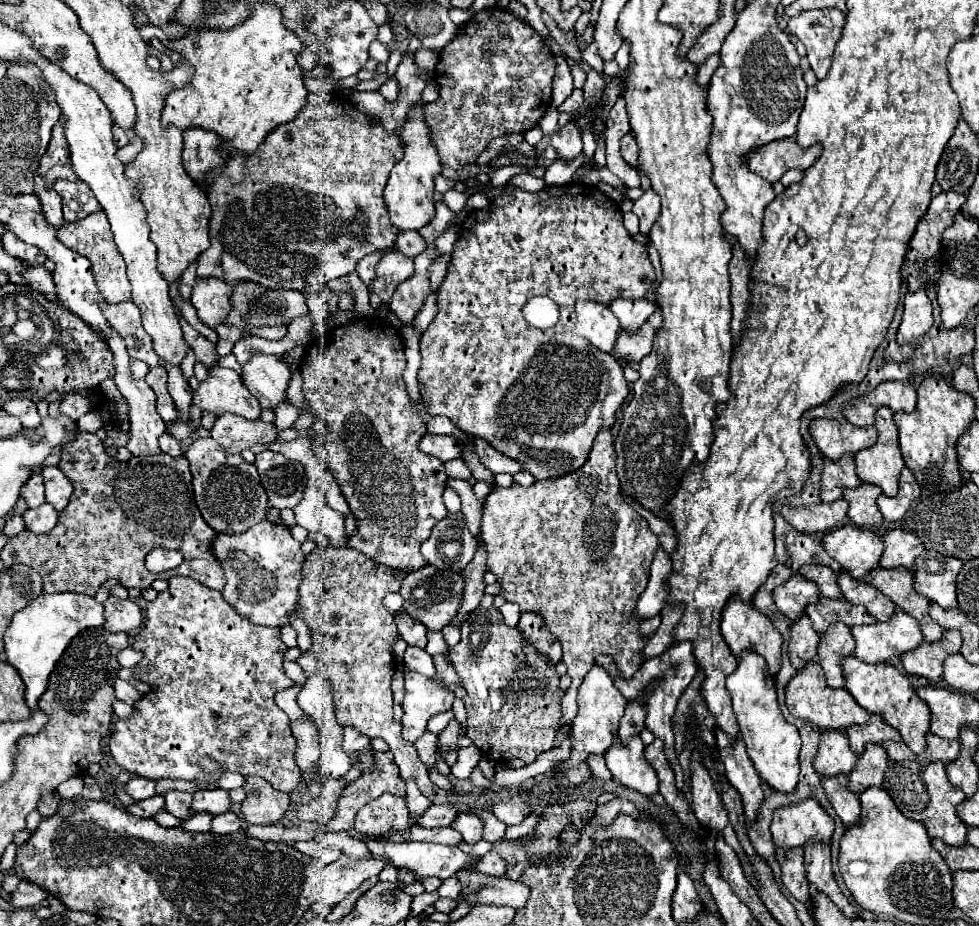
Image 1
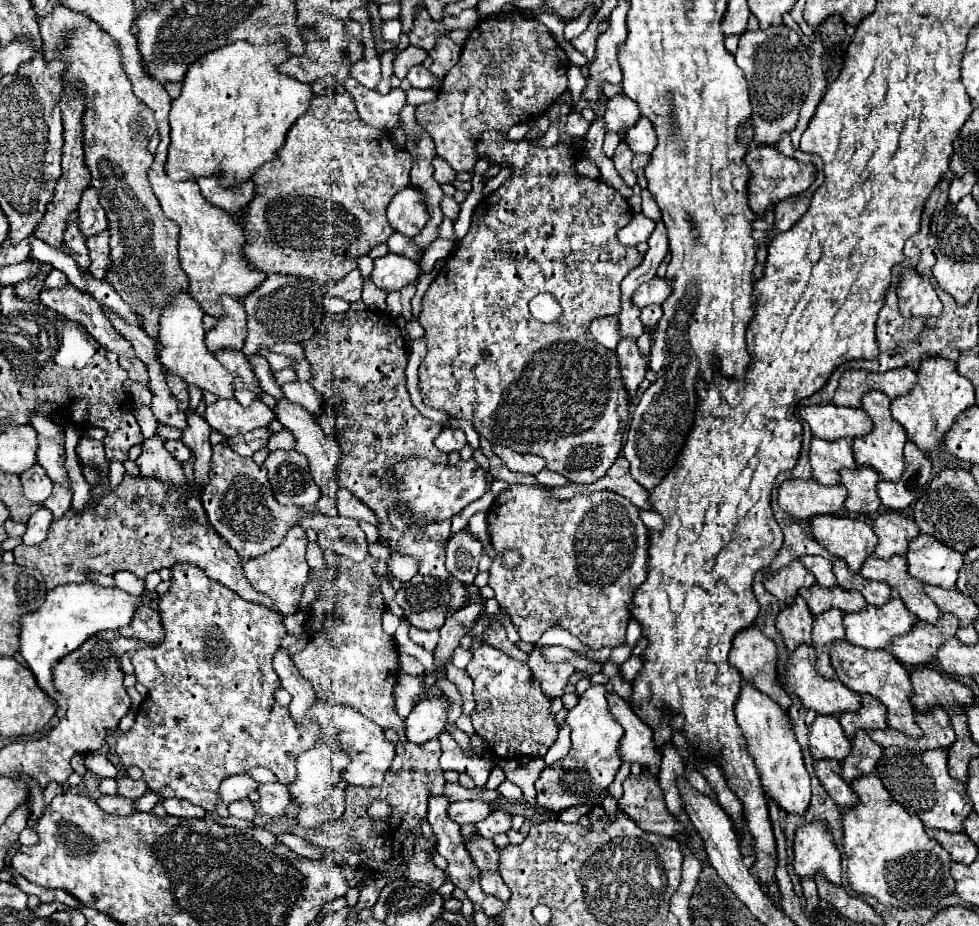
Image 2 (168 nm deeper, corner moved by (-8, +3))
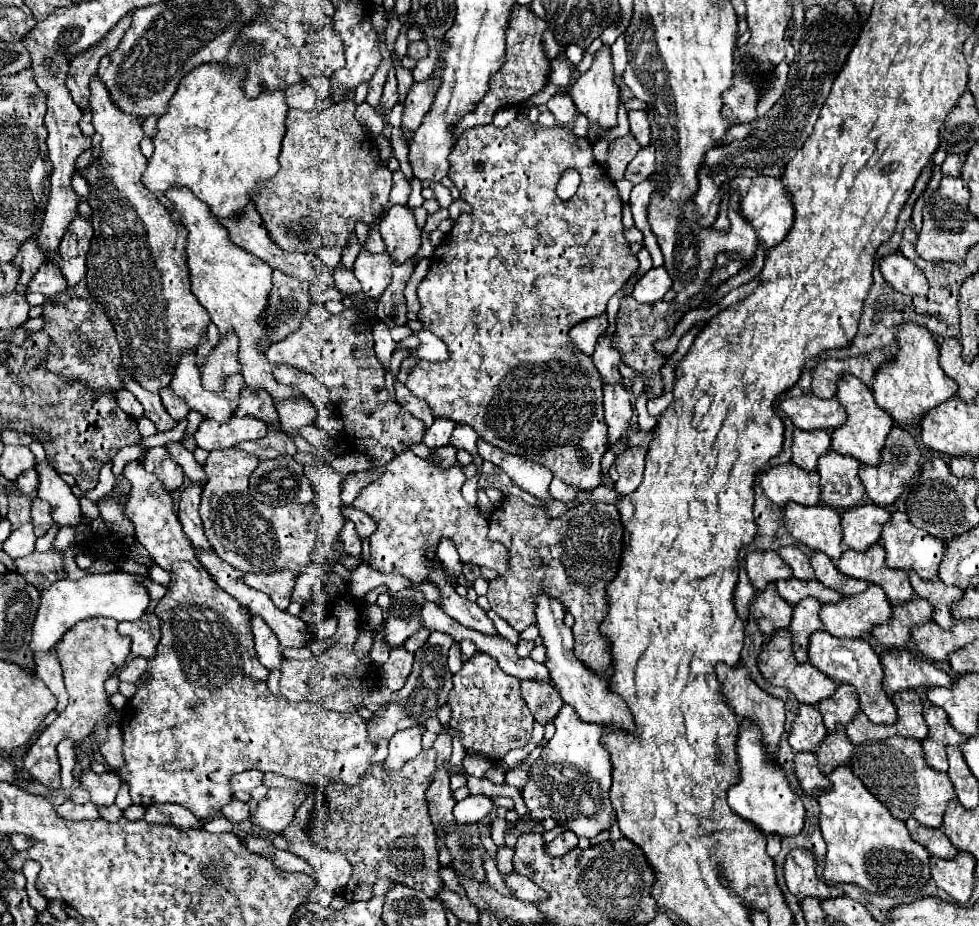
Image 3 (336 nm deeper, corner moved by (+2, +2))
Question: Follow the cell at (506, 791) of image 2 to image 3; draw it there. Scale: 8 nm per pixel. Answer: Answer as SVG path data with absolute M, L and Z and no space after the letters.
M496 818L492 824L492 840L496 846L505 845L504 831L506 830L505 818Z

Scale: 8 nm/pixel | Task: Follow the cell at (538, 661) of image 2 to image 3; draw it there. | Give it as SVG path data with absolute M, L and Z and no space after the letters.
M521 681L521 697L527 703L529 711L535 715L535 721L541 725L553 721L559 709L563 707L561 695L557 695L557 691L553 691L551 685Z

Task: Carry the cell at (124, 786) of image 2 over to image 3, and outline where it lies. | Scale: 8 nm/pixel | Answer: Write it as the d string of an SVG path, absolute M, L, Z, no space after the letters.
M85 769L85 771L81 771L79 781L81 781L81 787L85 791L89 791L91 801L95 805L99 805L99 807L101 805L105 805L105 807L113 805L115 803L115 795L117 795L117 791L121 787L119 777L109 773L109 771L103 773L103 775L97 775L91 769Z

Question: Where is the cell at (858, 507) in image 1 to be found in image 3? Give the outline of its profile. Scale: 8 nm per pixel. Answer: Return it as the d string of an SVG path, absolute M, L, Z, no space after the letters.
M827 451L821 455L817 471L821 475L821 503L833 509L851 509L861 505L865 489L857 475L857 459L837 451Z

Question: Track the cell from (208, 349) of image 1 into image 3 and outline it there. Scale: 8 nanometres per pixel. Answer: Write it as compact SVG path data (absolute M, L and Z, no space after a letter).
M245 389L241 393L241 403L239 403L239 409L237 409L237 417L245 417L245 415L255 417L255 419L267 419L267 421L263 421L265 425L271 425L271 423L279 421L273 399L265 391L255 393L251 389Z

